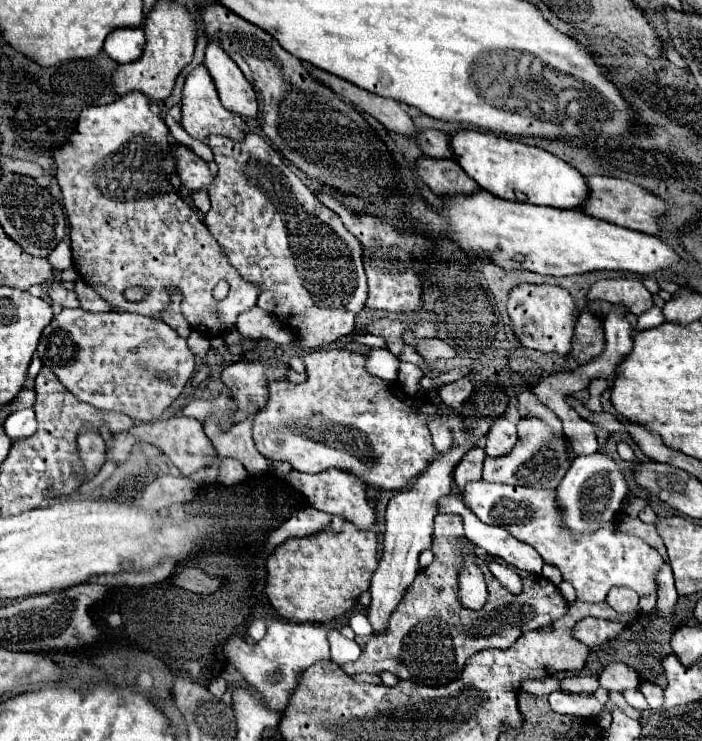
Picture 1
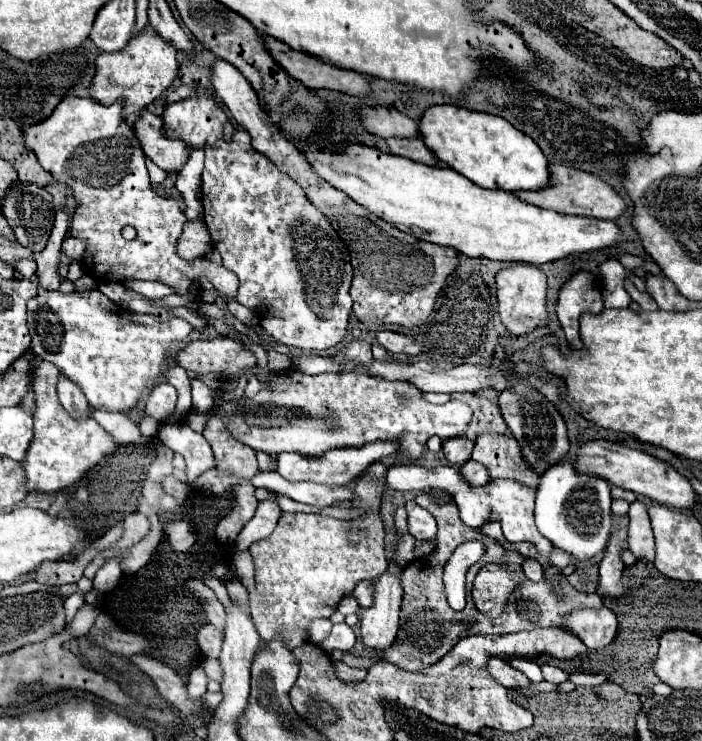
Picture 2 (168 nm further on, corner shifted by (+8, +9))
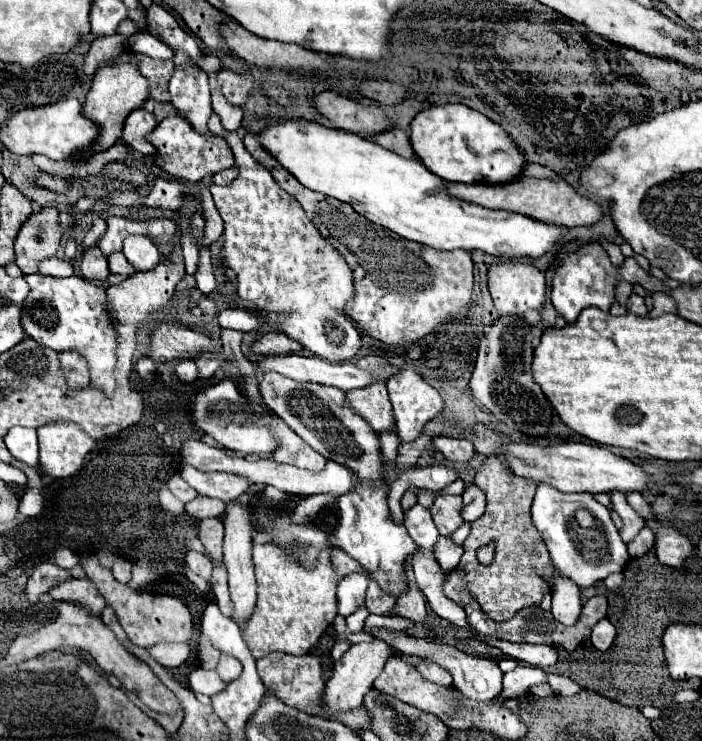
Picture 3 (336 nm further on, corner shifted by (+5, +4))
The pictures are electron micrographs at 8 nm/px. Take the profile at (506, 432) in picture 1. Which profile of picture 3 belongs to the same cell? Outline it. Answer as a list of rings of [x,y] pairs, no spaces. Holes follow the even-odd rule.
[[[494,455],[484,459],[482,467],[474,475],[474,483],[486,495],[486,511],[470,525],[472,531],[462,545],[464,555],[458,563],[458,569],[466,575],[462,583],[480,603],[482,611],[488,613],[492,621],[508,621],[520,609],[540,605],[544,595],[552,591],[552,561],[530,515],[536,483],[516,477],[508,469],[506,461]],[[492,541],[496,543],[494,563],[484,567],[478,563],[476,551]]]

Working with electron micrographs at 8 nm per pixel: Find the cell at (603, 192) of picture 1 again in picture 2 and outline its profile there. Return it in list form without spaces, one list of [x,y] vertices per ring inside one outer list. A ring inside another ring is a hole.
[[[551,164],[551,174],[553,174],[553,180],[549,188],[543,188],[539,192],[517,192],[517,196],[529,204],[549,208],[561,214],[577,214],[577,216],[591,216],[591,218],[603,218],[603,220],[615,220],[627,210],[627,204],[617,194],[617,190],[595,174],[589,174],[577,168],[555,166],[555,164]]]

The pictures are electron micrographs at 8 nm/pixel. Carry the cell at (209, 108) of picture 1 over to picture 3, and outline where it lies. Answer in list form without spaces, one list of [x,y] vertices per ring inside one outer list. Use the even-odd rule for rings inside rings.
[[[180,115],[166,117],[164,121],[160,121],[156,125],[156,129],[146,135],[146,139],[156,147],[156,165],[178,179],[196,183],[196,181],[212,177],[214,173],[220,173],[234,165],[234,155],[222,137],[208,139],[208,137],[196,133],[190,127],[190,123]]]

